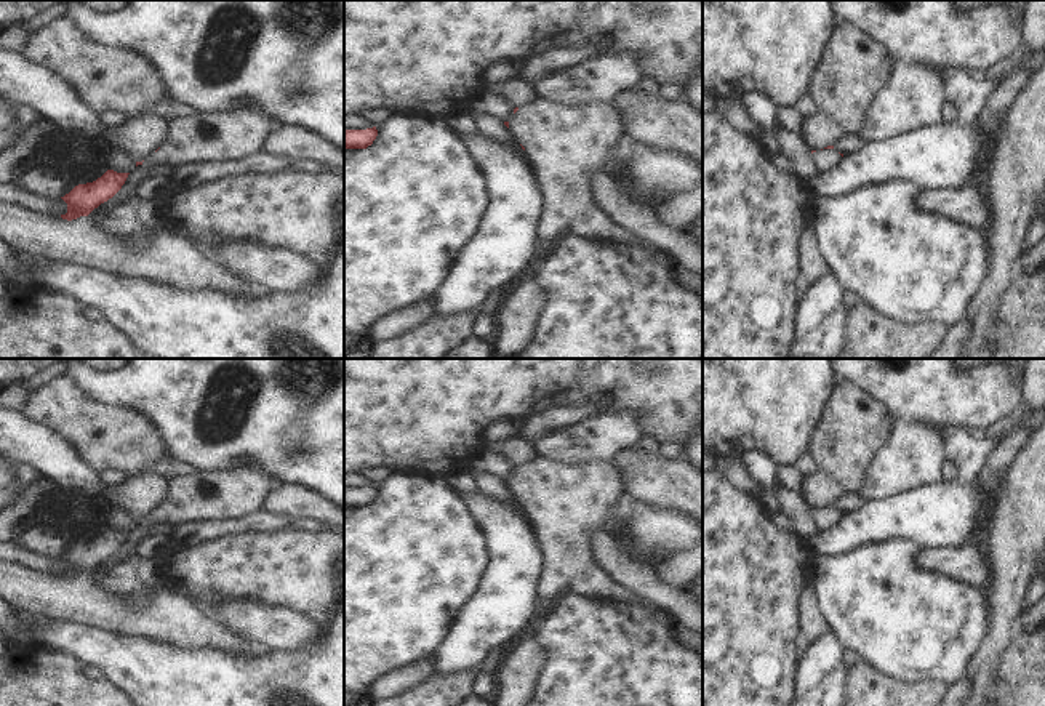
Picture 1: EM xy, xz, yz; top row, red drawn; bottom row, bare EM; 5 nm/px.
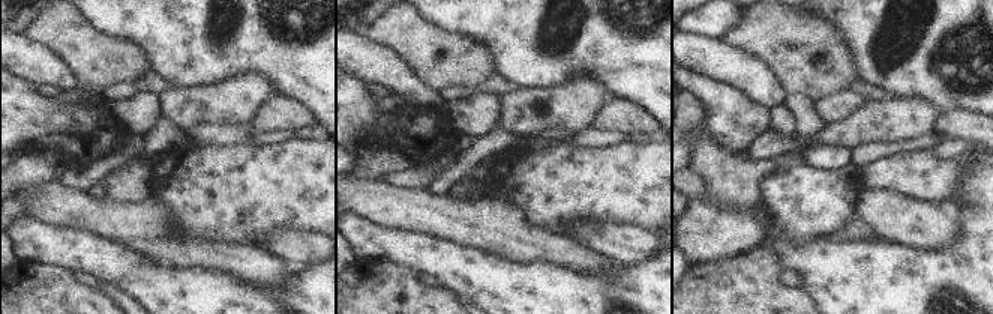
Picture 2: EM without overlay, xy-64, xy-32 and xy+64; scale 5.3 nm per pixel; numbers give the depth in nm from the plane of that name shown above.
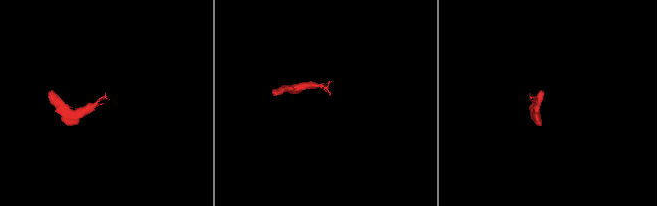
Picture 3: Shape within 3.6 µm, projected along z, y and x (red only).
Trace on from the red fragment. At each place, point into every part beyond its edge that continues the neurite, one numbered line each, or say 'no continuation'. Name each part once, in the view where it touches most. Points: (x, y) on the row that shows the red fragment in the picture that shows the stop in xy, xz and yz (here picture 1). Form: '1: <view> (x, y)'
1: yz (826, 159)

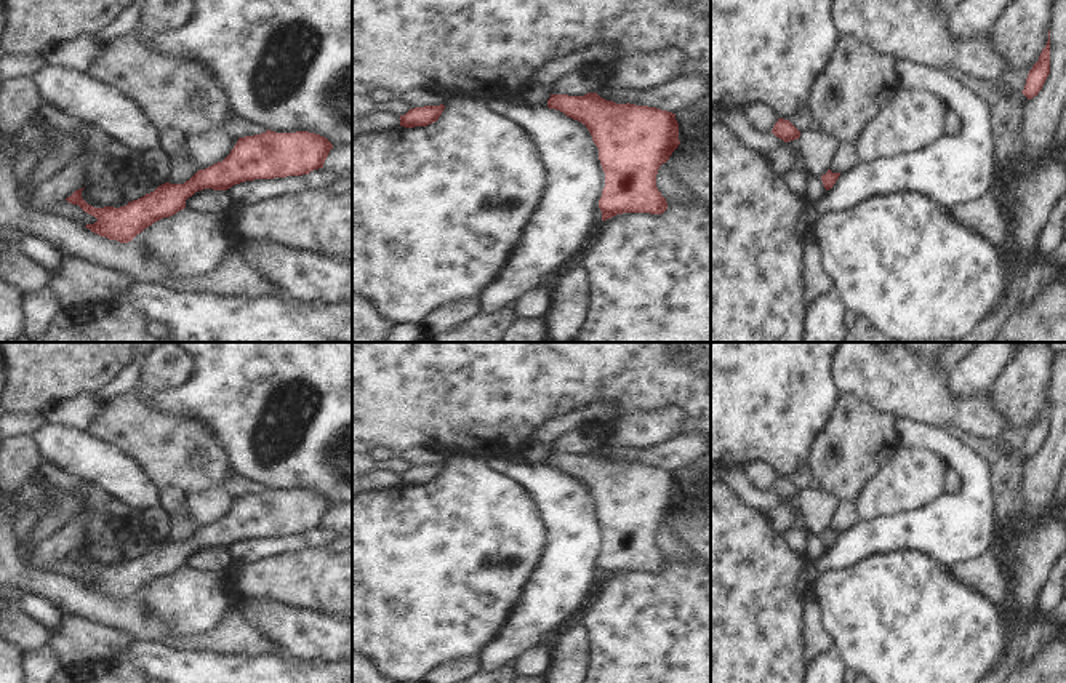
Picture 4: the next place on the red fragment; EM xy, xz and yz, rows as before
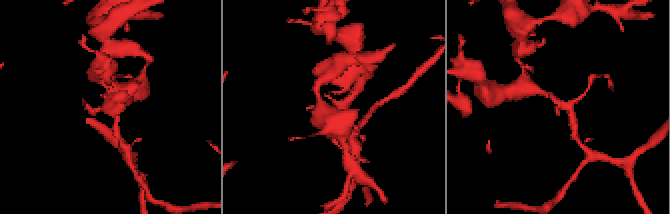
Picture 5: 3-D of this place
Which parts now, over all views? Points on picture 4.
no continuation

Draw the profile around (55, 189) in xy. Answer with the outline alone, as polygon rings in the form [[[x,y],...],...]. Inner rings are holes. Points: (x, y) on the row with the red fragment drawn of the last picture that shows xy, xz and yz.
[[[82,149],[61,171],[35,187],[27,208],[42,211],[43,208],[64,202],[75,190],[83,189],[86,186],[86,160],[88,152]]]

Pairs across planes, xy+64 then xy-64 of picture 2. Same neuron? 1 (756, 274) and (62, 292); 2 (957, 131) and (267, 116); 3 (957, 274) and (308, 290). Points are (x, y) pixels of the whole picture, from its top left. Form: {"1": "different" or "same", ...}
{"1": "same", "2": "same", "3": "same"}

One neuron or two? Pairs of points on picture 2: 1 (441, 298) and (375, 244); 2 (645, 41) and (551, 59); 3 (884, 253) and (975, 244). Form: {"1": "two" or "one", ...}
{"1": "two", "2": "one", "3": "one"}

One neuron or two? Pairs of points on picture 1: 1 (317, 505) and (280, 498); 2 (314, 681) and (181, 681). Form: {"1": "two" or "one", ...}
{"1": "one", "2": "one"}

